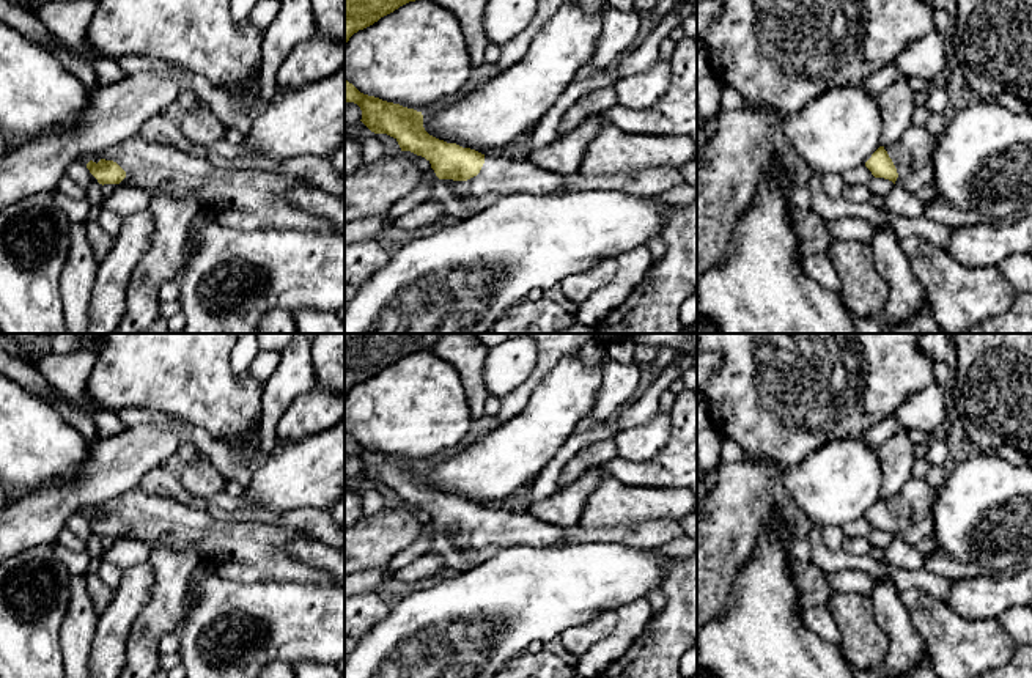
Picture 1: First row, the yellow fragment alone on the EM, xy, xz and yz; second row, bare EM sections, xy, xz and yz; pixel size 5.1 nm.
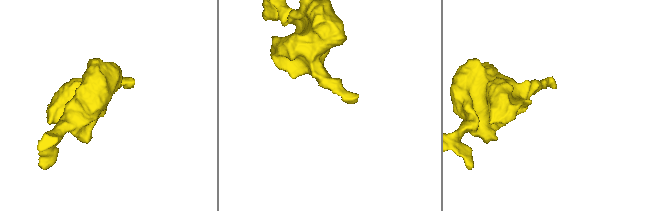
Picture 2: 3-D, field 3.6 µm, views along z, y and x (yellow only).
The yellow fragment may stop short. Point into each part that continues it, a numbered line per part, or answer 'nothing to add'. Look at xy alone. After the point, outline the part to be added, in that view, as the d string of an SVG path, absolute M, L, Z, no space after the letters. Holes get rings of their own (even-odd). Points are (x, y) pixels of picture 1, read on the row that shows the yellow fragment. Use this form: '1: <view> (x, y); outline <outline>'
1: xy (246, 200); outline M140 135L80 157L85 165L101 159L113 160L126 171L121 186L135 186L151 197L164 187L170 187L178 197L197 195L200 209L206 209L209 217L223 227L337 236L329 223L296 209L286 200L294 186L308 184L297 176L214 167L206 157L192 156L167 143L148 142Z

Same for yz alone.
1: yz (911, 154); outline M911 126L898 142L884 146L898 173L895 186L916 193L931 182L934 148L936 137L917 126Z

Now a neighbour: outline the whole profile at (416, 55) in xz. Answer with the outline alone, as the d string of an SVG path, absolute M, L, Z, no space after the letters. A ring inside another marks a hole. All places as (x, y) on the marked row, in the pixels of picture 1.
M433 0L409 2L345 44L345 79L360 93L423 112L429 104L456 96L469 80L470 55L459 20Z

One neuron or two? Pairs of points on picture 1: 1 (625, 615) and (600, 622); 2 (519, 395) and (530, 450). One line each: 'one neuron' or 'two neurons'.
1: two neurons
2: two neurons

